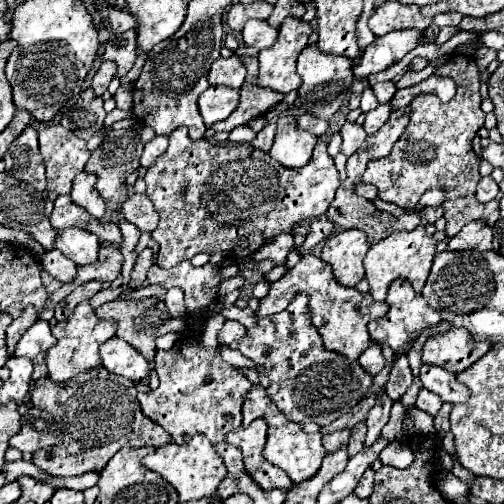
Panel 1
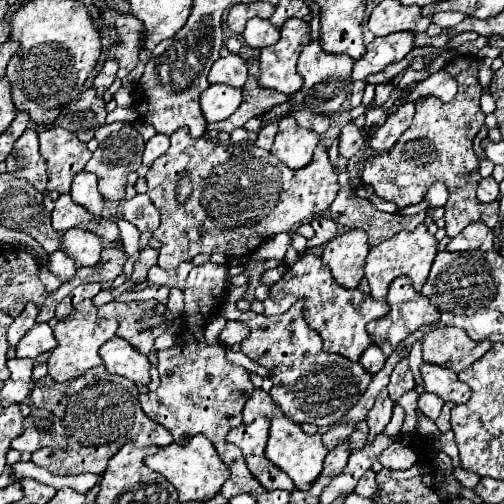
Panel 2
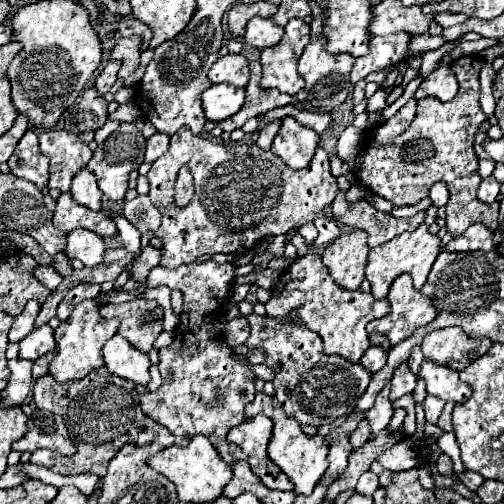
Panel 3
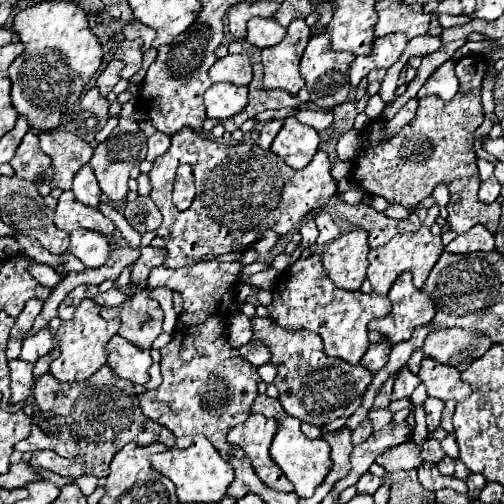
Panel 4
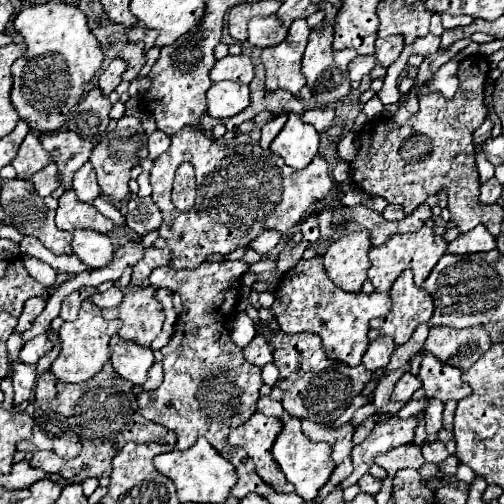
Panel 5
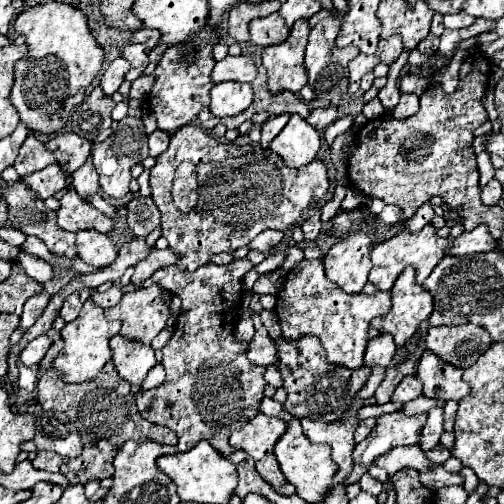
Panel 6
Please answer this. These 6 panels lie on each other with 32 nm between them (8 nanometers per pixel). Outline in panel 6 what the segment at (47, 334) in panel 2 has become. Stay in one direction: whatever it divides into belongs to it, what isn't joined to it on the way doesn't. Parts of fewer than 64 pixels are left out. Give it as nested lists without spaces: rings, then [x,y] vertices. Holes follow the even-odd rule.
[[[46,334],[40,336],[40,338],[36,338],[36,340],[32,340],[32,342],[26,346],[26,350],[20,354],[20,362],[26,364],[26,366],[40,364],[50,346],[52,346],[52,340],[50,340]]]

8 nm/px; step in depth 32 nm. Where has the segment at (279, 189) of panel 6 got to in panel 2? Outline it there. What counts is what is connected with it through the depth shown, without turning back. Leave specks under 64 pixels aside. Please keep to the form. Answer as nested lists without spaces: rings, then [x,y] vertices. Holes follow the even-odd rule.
[[[180,128],[170,136],[170,148],[166,154],[162,154],[148,170],[146,180],[148,180],[148,196],[152,200],[152,204],[160,210],[162,214],[162,222],[160,228],[154,232],[154,238],[158,238],[162,242],[160,248],[160,258],[158,258],[158,266],[160,268],[176,268],[182,262],[192,262],[194,256],[198,254],[214,254],[214,252],[222,252],[226,256],[232,258],[242,258],[252,254],[260,244],[264,244],[266,240],[270,240],[272,236],[280,234],[280,232],[290,232],[296,224],[302,222],[310,222],[314,216],[324,214],[332,200],[336,198],[336,192],[340,190],[338,184],[338,176],[334,174],[332,162],[328,158],[328,152],[322,144],[316,146],[314,158],[308,166],[288,172],[286,166],[280,166],[274,174],[278,182],[272,182],[272,162],[262,164],[260,172],[258,172],[258,182],[256,182],[256,146],[252,142],[230,142],[230,144],[218,144],[212,142],[210,138],[192,138],[188,128]],[[182,172],[188,172],[194,184],[194,192],[188,198],[186,204],[180,204],[176,200],[176,186],[180,180]]]

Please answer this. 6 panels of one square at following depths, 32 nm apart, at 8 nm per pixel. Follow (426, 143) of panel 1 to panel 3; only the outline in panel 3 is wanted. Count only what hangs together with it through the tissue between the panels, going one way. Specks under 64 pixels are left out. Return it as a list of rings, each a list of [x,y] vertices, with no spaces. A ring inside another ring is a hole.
[[[466,56],[452,64],[452,70],[460,82],[460,90],[454,100],[442,102],[434,96],[418,100],[418,112],[400,136],[394,138],[392,144],[386,146],[372,146],[369,144],[375,137],[376,127],[364,134],[368,145],[360,168],[356,172],[358,180],[374,194],[390,200],[396,206],[412,206],[418,204],[424,196],[428,196],[430,188],[436,182],[444,182],[450,190],[448,200],[448,216],[446,226],[450,234],[460,234],[468,226],[482,222],[492,232],[498,226],[498,202],[488,206],[476,198],[476,190],[482,182],[478,174],[478,158],[474,154],[474,134],[480,124],[486,120],[480,108],[480,70],[482,58],[480,56]]]

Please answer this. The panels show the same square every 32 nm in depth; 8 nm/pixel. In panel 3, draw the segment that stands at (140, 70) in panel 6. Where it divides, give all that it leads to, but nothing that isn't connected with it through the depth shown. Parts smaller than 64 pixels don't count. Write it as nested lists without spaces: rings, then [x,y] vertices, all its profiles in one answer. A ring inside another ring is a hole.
[[[134,36],[134,38],[120,38],[118,44],[112,50],[112,58],[122,62],[120,68],[120,78],[128,78],[138,66],[140,66],[140,50],[142,46],[142,38]]]

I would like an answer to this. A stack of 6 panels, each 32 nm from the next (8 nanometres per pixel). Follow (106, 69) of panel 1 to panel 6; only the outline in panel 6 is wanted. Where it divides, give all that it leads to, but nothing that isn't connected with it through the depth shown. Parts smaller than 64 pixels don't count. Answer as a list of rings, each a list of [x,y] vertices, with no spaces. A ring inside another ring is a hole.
[[[116,58],[110,64],[110,68],[102,74],[102,80],[100,80],[100,86],[102,86],[106,96],[112,96],[114,92],[118,92],[118,88],[124,82],[124,76],[126,76],[128,70],[130,70],[130,62],[126,58]]]

